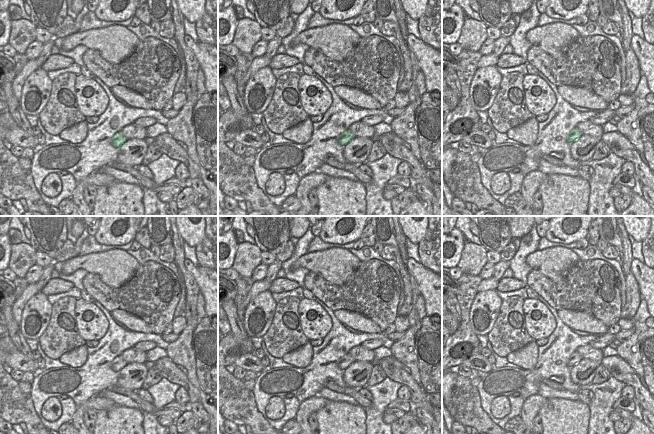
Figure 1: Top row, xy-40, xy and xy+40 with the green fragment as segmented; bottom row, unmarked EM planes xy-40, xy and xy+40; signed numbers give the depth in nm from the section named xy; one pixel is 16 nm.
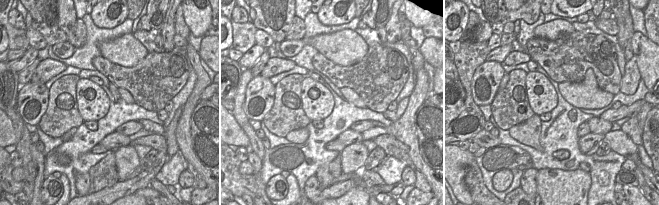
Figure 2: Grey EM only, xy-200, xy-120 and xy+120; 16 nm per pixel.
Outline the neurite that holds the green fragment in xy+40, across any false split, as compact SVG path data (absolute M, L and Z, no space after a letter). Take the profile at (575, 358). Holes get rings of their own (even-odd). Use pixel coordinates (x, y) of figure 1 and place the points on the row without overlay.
M574 352L568 359L567 361L567 366L569 368L573 367L574 365L576 365L577 363L579 363L582 360L582 356L578 353L578 352Z

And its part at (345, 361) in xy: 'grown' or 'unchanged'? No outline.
unchanged

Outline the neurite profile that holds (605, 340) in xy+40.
M607 332L606 334L598 337L594 341L591 341L589 345L595 349L601 349L608 347L615 340L615 335Z

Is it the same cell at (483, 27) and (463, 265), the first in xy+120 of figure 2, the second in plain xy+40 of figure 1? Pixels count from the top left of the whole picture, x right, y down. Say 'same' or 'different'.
same

